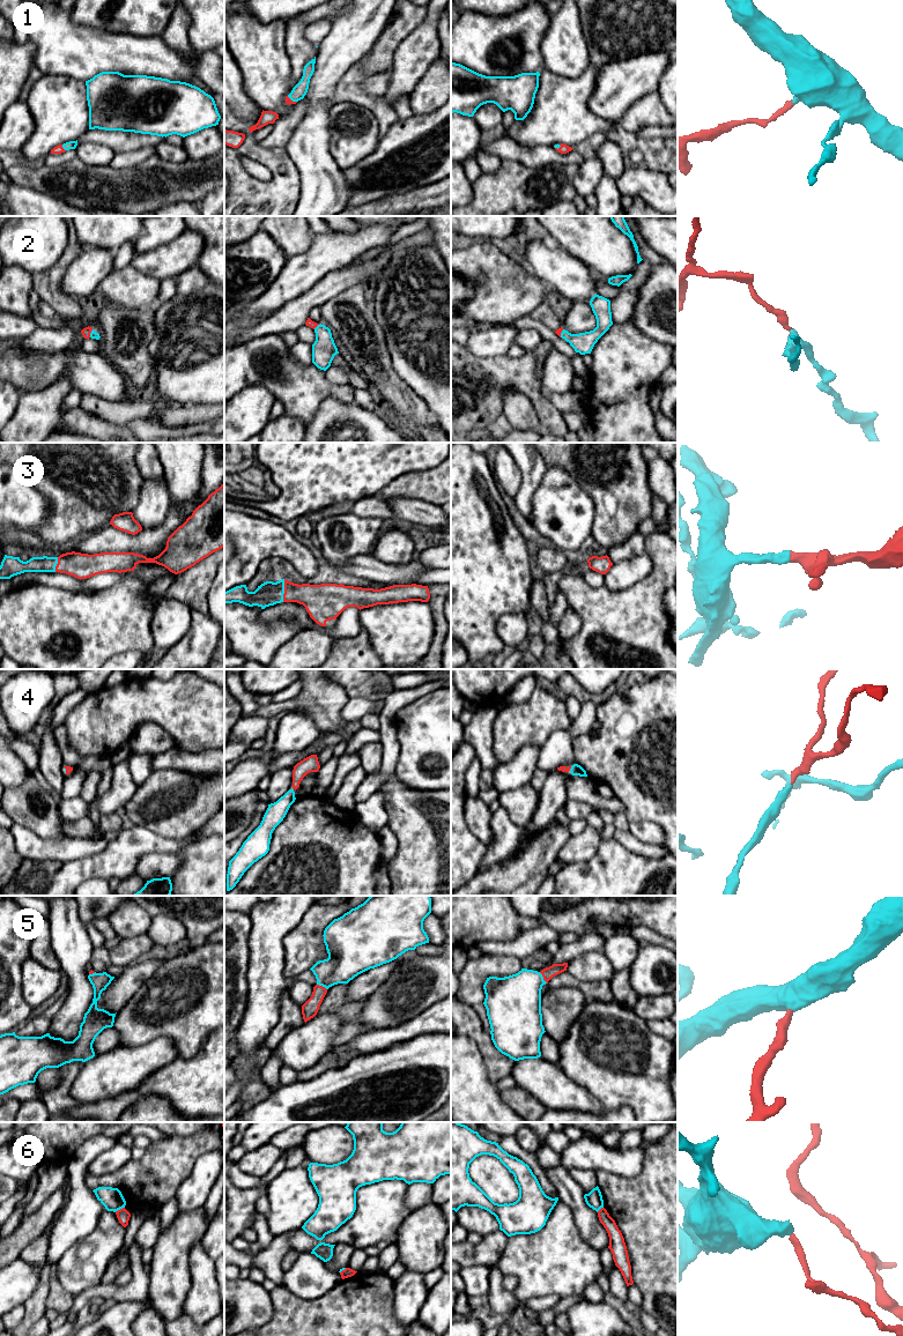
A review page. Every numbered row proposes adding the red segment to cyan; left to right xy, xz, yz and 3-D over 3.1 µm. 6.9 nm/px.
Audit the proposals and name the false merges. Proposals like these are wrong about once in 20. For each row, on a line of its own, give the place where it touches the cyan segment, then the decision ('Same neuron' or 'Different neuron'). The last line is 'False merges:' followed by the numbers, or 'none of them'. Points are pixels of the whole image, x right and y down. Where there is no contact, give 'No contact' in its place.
1: Touches cyan at xy (63, 147). Same neuron
2: Touches cyan at xz (318, 325). Same neuron
3: Touches cyan at xz (283, 591). Same neuron
4: Touches cyan at yz (570, 769). Same neuron
5: Touches cyan at yz (542, 978). Same neuron
6: Touches cyan at xy (119, 1209). Different neuron
False merges: 6

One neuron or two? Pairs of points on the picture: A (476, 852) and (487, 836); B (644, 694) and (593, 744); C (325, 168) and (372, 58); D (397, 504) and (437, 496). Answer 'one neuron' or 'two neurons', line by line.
A: two neurons
B: one neuron
C: two neurons
D: two neurons

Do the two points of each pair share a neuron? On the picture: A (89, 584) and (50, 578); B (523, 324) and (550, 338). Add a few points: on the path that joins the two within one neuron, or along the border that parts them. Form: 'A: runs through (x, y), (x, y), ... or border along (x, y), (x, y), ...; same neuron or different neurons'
A: runs through (80, 584), (59, 580); same neuron
B: runs through (530, 324), (538, 325), (543, 331); same neuron

